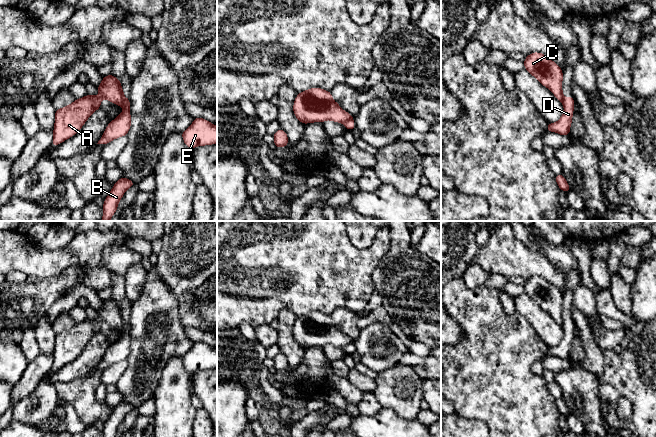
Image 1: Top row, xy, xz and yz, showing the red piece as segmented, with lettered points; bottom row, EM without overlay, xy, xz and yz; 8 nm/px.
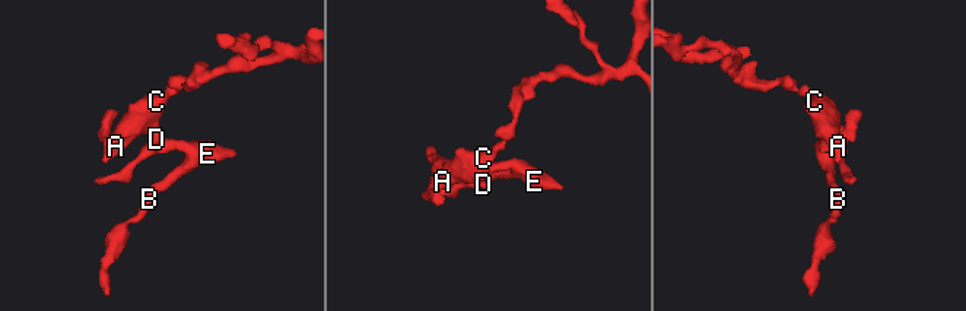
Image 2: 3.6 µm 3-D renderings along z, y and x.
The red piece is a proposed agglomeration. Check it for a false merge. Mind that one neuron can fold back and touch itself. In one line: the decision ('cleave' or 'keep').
cleave

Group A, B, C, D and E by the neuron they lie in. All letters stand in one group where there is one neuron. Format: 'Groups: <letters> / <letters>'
Groups: A C / B D E

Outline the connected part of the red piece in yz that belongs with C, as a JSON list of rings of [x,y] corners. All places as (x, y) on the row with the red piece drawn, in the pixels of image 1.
[[[533,52],[524,59],[524,68],[544,87],[550,89],[557,100],[563,102],[563,71],[545,54]]]

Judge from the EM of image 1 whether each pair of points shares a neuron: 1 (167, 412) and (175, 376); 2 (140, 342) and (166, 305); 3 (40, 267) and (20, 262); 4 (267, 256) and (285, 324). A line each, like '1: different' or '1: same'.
1: same
2: same
3: same
4: different

